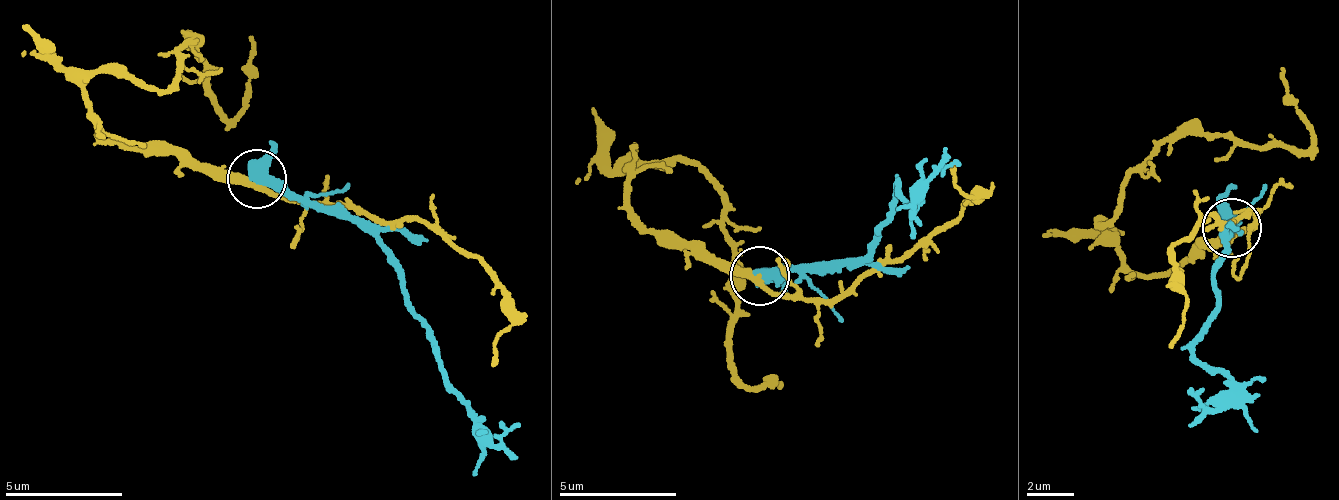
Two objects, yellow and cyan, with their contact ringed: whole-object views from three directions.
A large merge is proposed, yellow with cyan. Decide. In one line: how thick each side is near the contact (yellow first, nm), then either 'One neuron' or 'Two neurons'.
Thickness 280 nm (yellow) against 500 nm. Two neurons

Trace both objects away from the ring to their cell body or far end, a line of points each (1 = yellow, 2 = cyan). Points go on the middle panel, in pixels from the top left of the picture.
1: (760, 277), (726, 274), (637, 222), (633, 166), (701, 169), (733, 248), (731, 337), (741, 383), (780, 388)
2: (760, 277), (829, 265), (866, 255), (874, 226), (892, 205), (895, 183), (915, 204), (930, 175), (962, 163)

